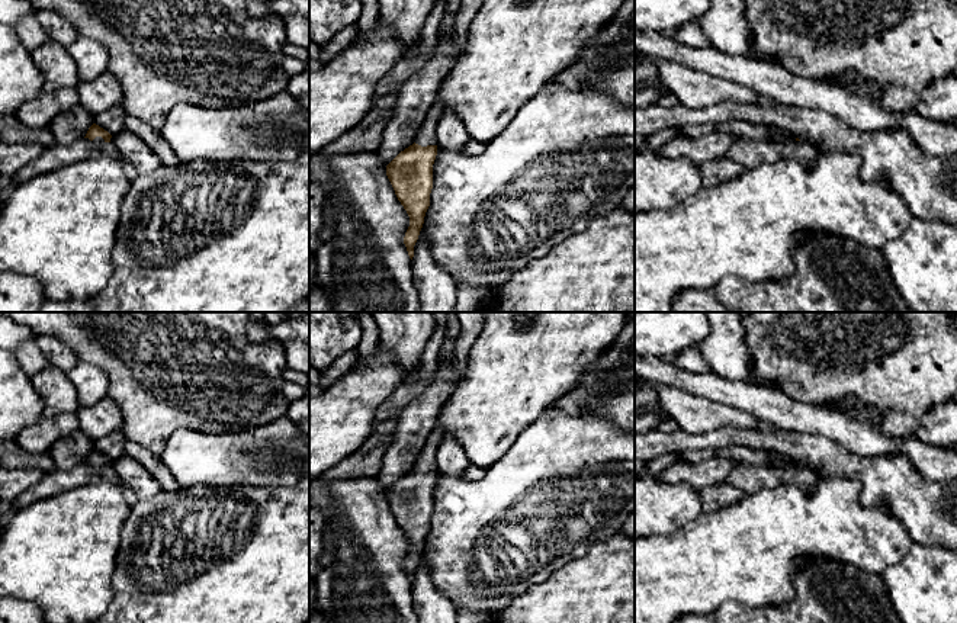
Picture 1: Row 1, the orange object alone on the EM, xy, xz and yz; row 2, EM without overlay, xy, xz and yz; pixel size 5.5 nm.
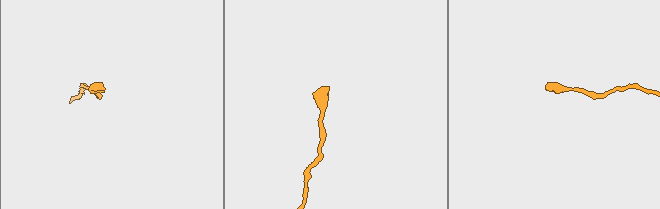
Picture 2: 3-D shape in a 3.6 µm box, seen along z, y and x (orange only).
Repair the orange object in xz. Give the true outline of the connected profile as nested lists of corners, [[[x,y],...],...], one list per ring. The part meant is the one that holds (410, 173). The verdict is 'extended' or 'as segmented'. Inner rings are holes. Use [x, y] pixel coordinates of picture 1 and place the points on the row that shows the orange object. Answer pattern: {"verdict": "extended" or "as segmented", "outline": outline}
{"verdict": "extended", "outline": [[[436,96],[415,142],[401,151],[386,166],[386,176],[398,200],[410,216],[410,227],[405,232],[404,244],[411,260],[425,212],[430,206],[433,164],[437,155],[437,125],[443,112],[443,105]]]}

